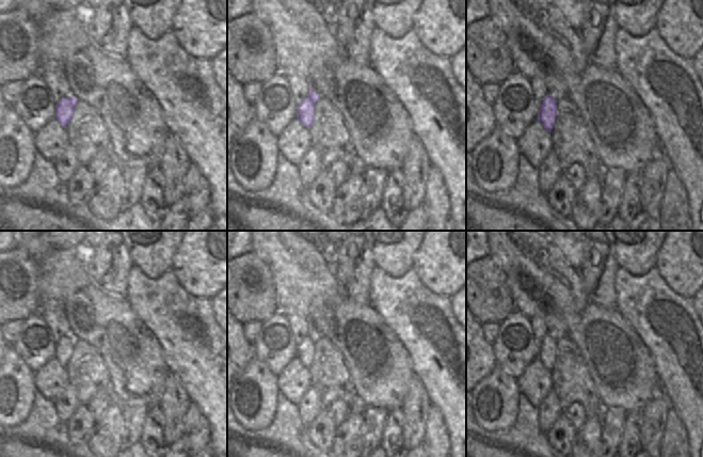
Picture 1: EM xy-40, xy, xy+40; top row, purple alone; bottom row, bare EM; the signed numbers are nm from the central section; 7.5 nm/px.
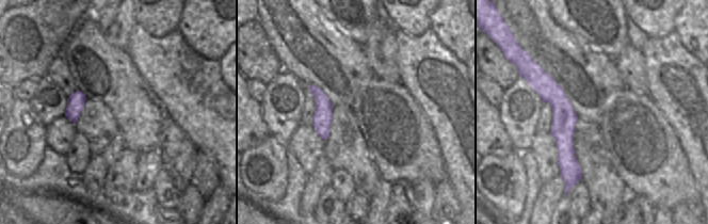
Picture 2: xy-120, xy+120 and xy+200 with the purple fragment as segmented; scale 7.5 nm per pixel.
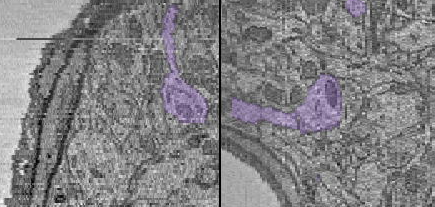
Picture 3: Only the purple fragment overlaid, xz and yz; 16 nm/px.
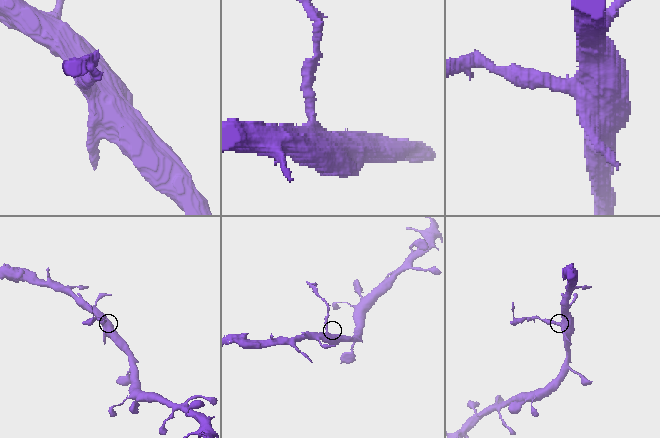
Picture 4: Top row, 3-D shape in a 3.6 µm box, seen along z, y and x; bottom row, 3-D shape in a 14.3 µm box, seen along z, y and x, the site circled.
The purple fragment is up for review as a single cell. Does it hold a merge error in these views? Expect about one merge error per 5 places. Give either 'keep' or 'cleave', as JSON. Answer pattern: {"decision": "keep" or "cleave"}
{"decision": "cleave"}

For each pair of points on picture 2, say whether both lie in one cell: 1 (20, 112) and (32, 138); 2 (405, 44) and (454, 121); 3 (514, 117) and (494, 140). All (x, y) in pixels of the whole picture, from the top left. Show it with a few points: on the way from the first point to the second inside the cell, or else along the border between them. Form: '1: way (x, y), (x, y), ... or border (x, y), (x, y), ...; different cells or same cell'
1: way (22, 118), (22, 125), (27, 131); same cell
2: way (424, 63), (439, 82), (450, 101); same cell
3: border (497, 107), (500, 113), (500, 121), (515, 148); different cells

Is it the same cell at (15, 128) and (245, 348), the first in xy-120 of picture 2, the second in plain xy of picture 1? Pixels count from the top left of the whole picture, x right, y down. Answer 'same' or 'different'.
different

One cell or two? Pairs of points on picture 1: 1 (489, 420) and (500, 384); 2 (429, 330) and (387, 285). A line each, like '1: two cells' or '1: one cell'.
1: one cell
2: one cell

